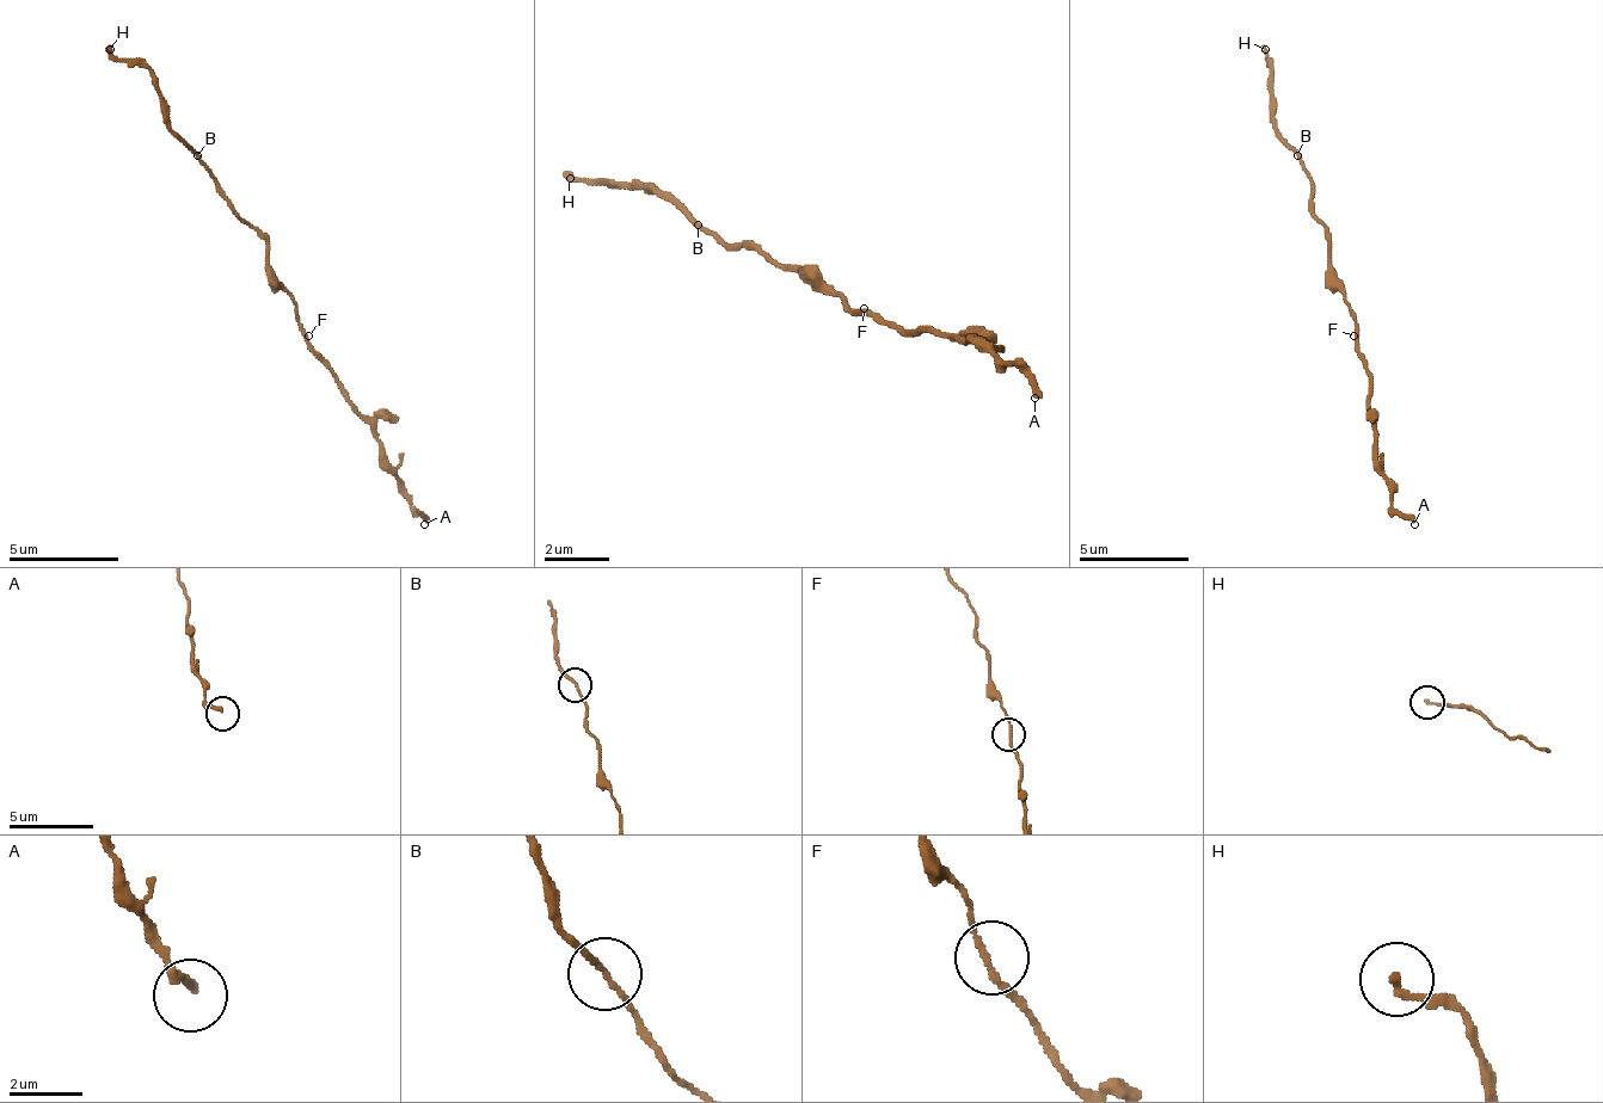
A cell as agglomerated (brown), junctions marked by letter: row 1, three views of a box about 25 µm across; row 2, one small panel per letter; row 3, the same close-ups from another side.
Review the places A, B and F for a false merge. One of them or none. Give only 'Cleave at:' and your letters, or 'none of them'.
Cleave at: none of them

